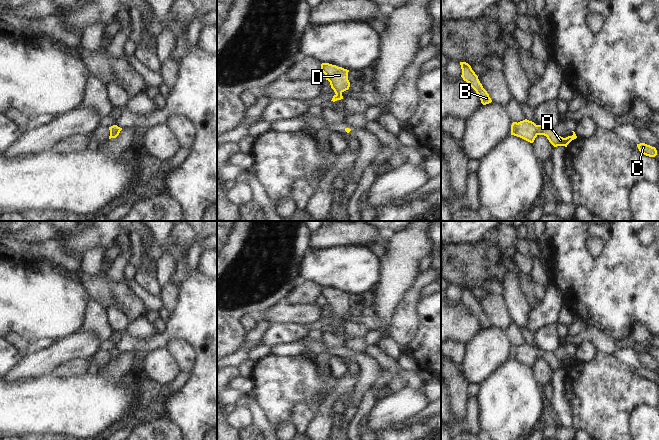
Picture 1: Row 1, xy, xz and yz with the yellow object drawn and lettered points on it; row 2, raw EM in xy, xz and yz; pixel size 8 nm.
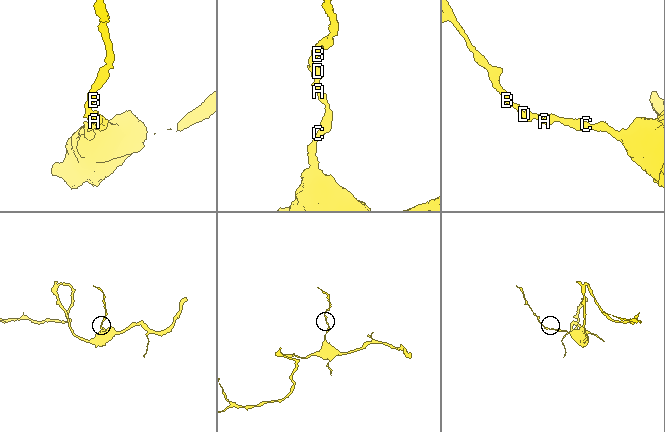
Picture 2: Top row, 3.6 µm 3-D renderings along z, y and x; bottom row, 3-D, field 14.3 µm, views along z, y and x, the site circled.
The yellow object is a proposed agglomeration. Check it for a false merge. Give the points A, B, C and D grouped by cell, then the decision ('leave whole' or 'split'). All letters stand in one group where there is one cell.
A B C D; leave whole

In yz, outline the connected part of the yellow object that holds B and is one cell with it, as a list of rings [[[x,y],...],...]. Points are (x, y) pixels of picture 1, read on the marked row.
[[[460,62],[462,75],[464,81],[466,81],[478,94],[481,103],[483,105],[489,104],[492,102],[491,98],[487,91],[483,88],[482,84],[480,83],[478,76],[472,70],[471,66],[466,62]]]

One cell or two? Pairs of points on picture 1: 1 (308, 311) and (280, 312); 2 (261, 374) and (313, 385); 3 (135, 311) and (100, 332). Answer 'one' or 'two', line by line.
1: one
2: one
3: two

